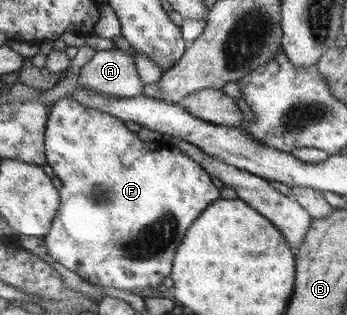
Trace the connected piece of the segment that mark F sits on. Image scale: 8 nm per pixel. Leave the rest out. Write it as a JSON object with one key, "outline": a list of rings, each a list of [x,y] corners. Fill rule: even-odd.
{"outline":[[[72,96],[59,99],[50,106],[46,126],[46,155],[48,165],[63,185],[60,189],[63,204],[57,217],[53,220],[51,231],[45,238],[48,254],[53,257],[55,262],[98,286],[128,290],[136,295],[159,290],[163,280],[172,275],[176,253],[179,246],[181,246],[181,242],[183,242],[183,238],[185,238],[185,234],[187,234],[187,230],[189,230],[189,226],[203,215],[207,207],[221,199],[221,190],[213,184],[212,174],[207,172],[202,164],[187,156],[185,152],[179,150],[171,142],[165,140],[161,142],[145,141],[143,138],[139,138],[136,132],[131,132],[125,121],[119,117],[101,112],[95,108],[87,108]]]}

